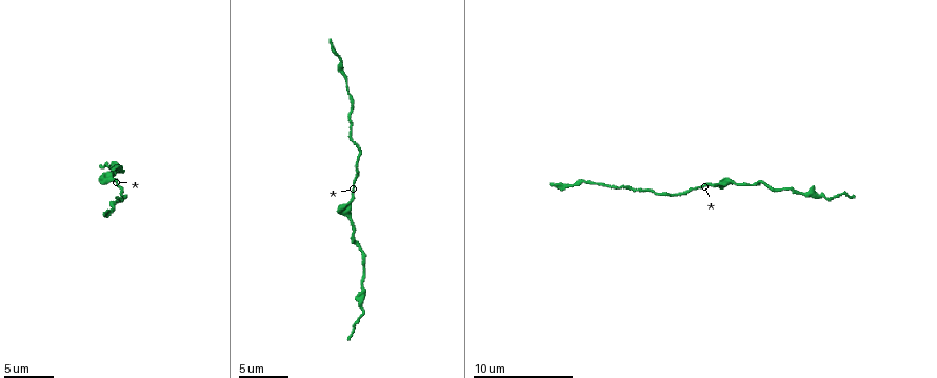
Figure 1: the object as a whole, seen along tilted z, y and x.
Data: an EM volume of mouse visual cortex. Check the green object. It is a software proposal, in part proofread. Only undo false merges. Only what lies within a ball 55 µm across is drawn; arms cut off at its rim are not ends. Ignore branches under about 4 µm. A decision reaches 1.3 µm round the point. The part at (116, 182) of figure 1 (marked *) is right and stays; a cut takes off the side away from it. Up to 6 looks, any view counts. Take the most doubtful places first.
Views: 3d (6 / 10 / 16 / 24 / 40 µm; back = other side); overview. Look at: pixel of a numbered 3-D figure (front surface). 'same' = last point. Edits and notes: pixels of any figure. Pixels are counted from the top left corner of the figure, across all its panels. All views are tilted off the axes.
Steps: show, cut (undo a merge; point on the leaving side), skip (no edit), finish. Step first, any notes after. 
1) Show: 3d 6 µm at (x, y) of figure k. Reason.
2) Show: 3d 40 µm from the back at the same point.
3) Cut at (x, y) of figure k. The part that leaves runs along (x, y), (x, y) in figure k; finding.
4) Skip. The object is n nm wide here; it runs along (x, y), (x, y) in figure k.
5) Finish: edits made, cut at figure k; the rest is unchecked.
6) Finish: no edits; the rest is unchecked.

Show: 3d 6 µm at (798, 192) of figure 1. Thick turns thin.

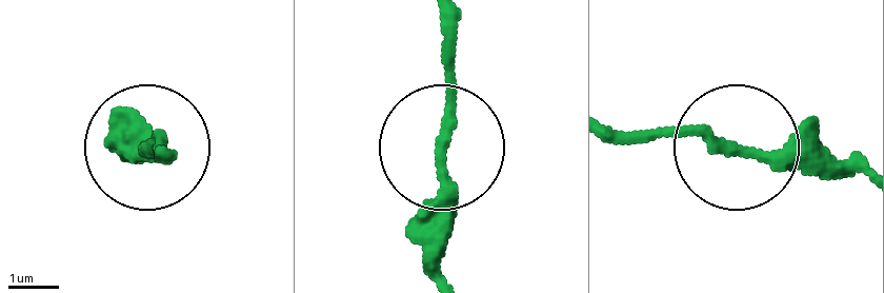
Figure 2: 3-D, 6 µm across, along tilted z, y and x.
Skip. It runs along (606, 136), (806, 145), (864, 168) in figure 2; one neuron here.

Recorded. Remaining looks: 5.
Show: 3d 16 µm at (352, 218) of figure 1. Sudden change in width.

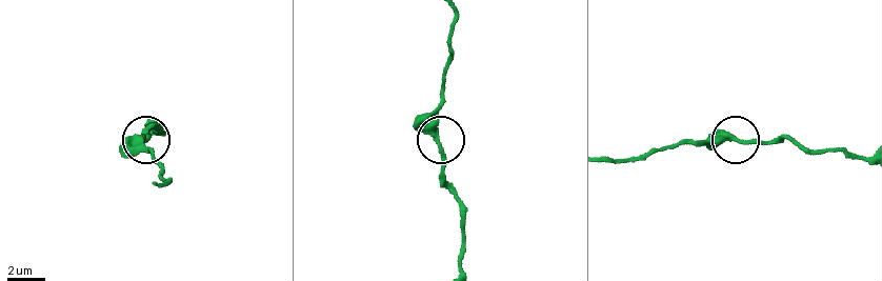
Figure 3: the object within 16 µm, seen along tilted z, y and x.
Skip. All the same neuron.

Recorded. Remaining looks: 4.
Show: 3d 10 µm at (345, 78) of figure 1. Sudden change in width.

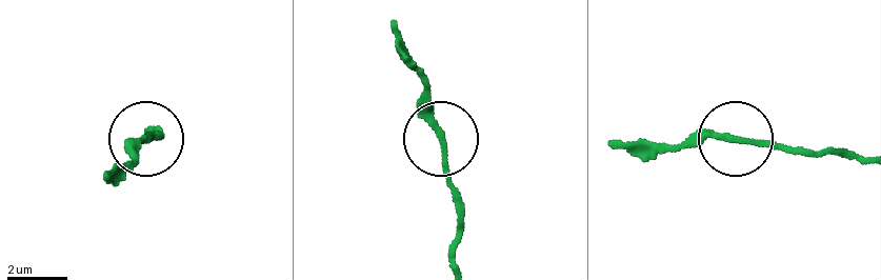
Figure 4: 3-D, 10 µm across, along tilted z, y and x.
Skip. All the same neuron.

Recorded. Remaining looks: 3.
Finish: no edits; the rest is unchecked.

